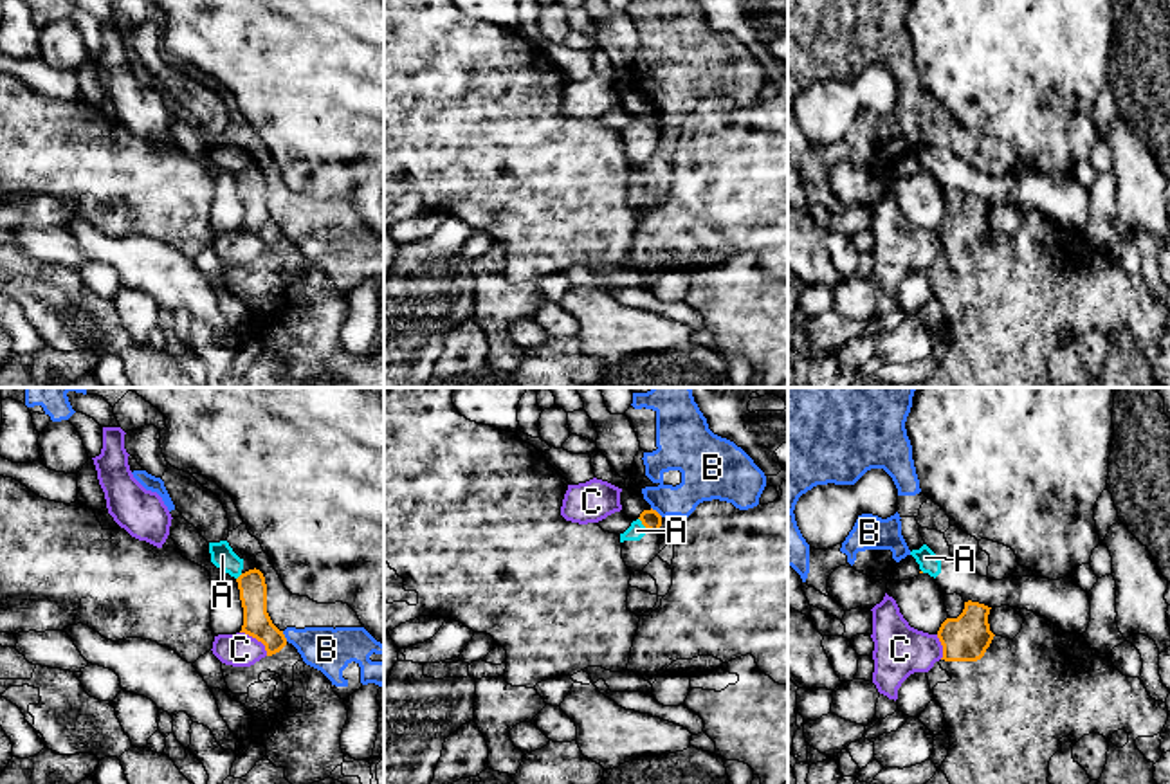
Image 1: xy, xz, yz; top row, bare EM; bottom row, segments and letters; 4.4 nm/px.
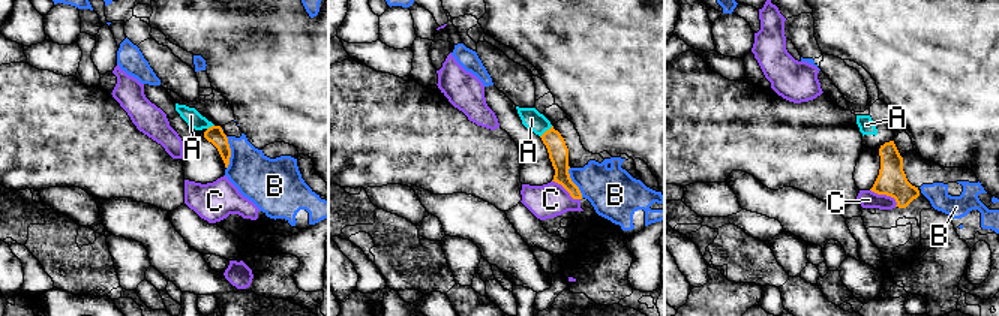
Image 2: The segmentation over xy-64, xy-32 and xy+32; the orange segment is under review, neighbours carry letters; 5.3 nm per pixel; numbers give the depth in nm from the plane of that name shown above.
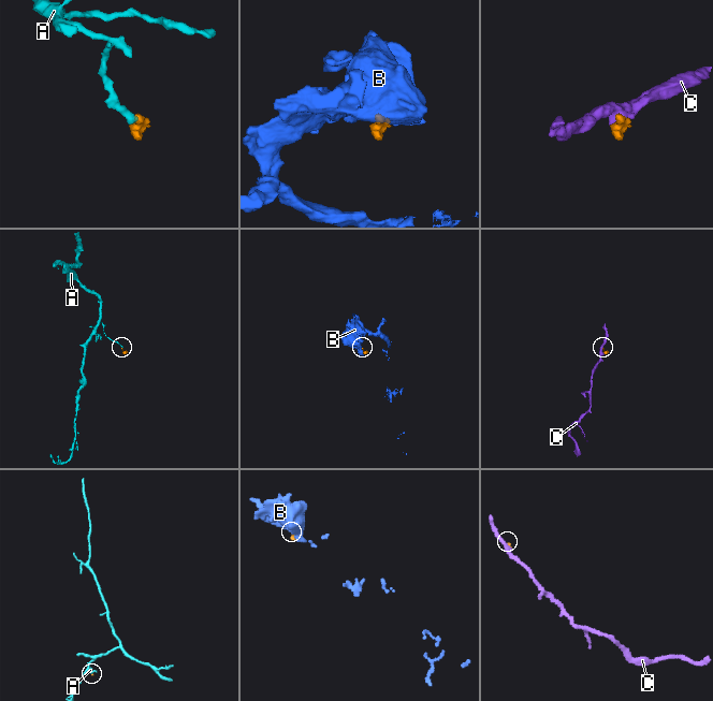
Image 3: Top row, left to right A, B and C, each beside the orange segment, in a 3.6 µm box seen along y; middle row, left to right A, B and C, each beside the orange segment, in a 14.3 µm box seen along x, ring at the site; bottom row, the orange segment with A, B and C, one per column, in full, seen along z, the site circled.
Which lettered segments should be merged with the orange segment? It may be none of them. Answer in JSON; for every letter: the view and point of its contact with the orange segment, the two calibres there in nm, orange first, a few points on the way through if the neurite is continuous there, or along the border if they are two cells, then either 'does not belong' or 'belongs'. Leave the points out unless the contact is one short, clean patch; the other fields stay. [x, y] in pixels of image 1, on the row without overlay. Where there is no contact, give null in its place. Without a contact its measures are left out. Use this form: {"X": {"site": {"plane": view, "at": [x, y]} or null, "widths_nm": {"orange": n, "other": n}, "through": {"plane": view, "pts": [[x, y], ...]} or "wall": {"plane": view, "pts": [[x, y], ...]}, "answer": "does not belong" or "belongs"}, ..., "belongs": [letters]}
{"A": {"site": {"plane": "xz", "at": [642, 119]}, "widths_nm": {"orange": 90, "other": 80}, "wall": {"plane": "xz", "pts": [[639, 114], [648, 125]]}, "answer": "does not belong"}, "B": {"site": {"plane": "xz", "at": [655, 107]}, "widths_nm": {"orange": 90, "other": 190}, "wall": {"plane": "xz", "pts": [[651, 103], [662, 112]]}, "answer": "does not belong"}, "C": {"site": {"plane": "xy", "at": [256, 235]}, "widths_nm": {"orange": 130, "other": 150}, "wall": {"plane": "xy", "pts": [[240, 227], [255, 233], [267, 251]]}, "answer": "does not belong"}, "belongs": []}

